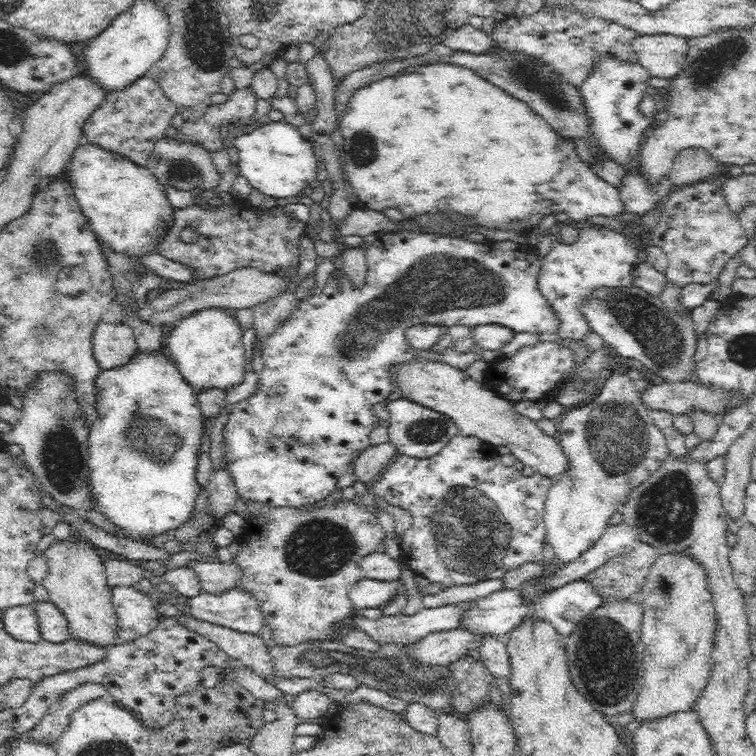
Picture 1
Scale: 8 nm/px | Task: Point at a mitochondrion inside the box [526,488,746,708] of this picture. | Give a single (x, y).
(605, 658)

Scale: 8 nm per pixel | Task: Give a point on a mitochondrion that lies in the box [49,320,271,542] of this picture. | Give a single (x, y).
(145, 437)

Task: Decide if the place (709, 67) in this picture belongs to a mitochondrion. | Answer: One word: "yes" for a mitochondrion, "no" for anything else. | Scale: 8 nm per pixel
yes

